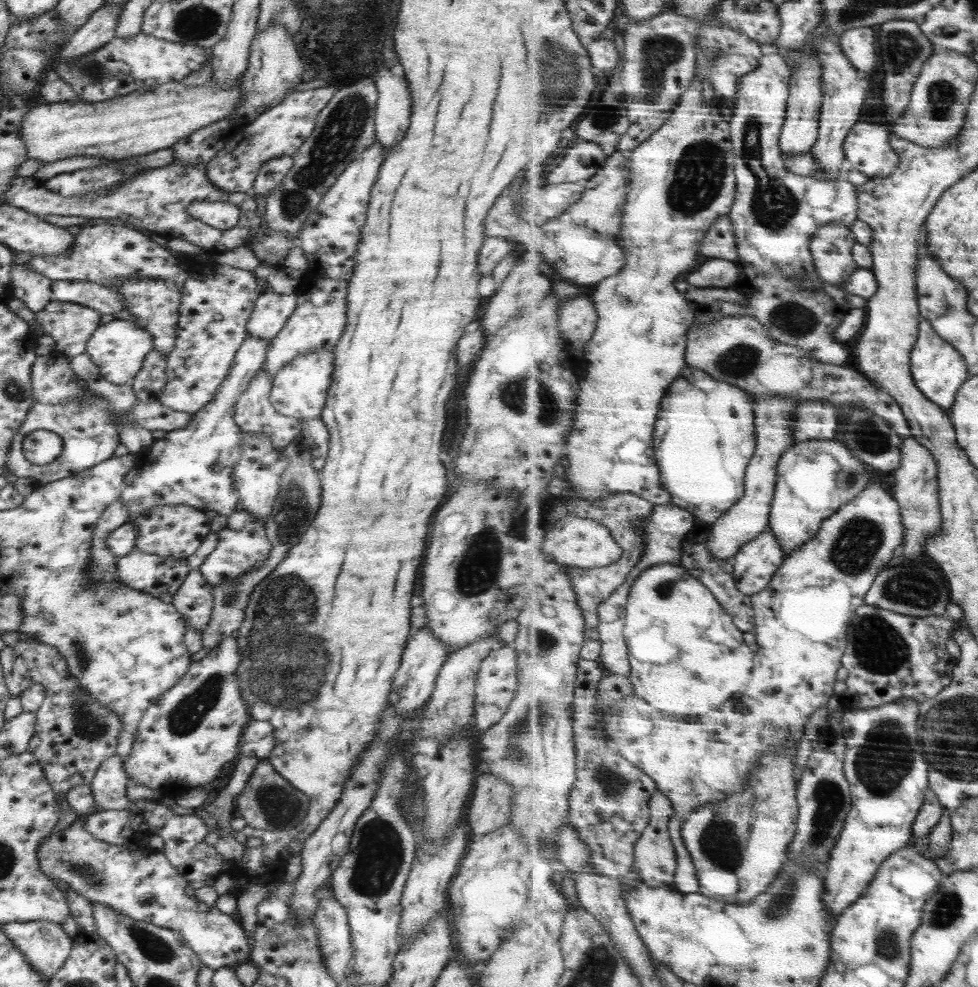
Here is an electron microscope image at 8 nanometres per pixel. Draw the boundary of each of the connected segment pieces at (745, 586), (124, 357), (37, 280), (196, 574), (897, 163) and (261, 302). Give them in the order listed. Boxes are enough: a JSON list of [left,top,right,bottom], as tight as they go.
[[734,526,787,597],[86,319,156,385],[11,264,53,312],[172,570,214,630],[846,103,901,178],[247,290,297,341]]

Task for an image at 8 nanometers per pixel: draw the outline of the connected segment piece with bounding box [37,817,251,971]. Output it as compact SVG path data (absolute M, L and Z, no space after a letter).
M78 817L66 830L42 839L37 857L41 871L50 880L66 882L69 888L89 901L105 904L134 920L145 920L179 932L199 956L200 963L214 971L249 960L250 938L244 933L237 916L222 913L217 907L206 908L201 901L199 906L196 897L184 893L189 882L160 851L139 850L96 840L86 832L83 817Z

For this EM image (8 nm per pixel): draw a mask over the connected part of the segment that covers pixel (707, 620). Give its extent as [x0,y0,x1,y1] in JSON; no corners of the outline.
[625,562,756,718]

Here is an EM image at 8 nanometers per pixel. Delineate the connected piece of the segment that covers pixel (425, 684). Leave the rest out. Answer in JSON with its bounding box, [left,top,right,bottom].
[388,629,450,717]

